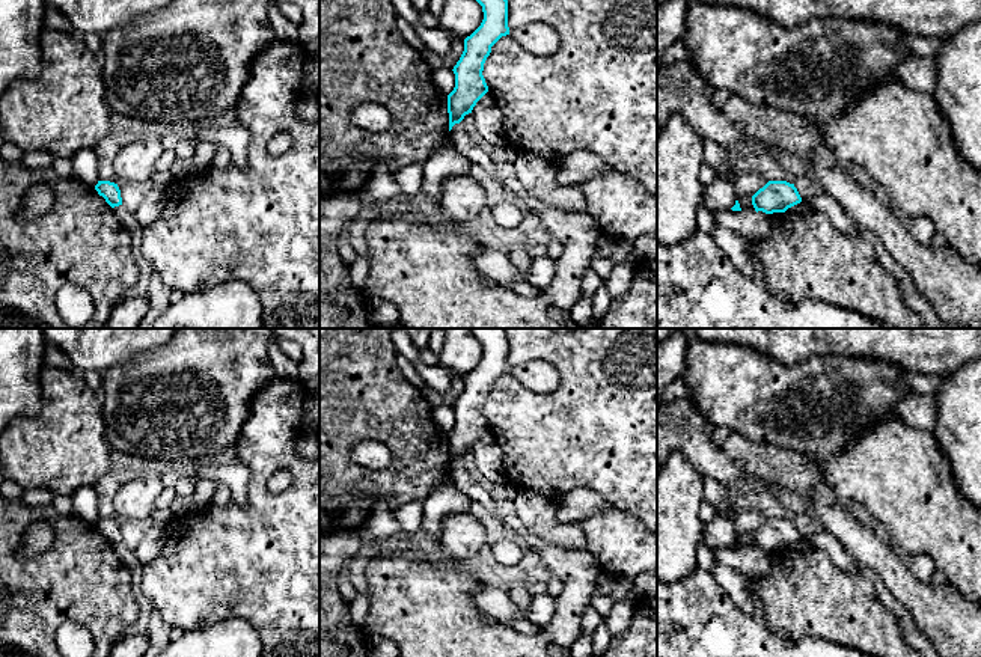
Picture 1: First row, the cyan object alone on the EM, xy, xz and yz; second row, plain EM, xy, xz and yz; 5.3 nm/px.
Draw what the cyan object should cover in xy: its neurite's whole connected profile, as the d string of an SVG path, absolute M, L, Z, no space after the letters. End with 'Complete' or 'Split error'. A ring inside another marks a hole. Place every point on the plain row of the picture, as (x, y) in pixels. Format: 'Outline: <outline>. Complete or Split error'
Outline: M98 518L95 527L98 529L99 533L105 536L105 539L112 545L122 542L121 527L118 521L110 518Z. Complete

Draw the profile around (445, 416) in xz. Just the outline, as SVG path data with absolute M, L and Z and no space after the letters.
M435 407L434 420L445 432L449 432L455 425L454 408L452 407Z

